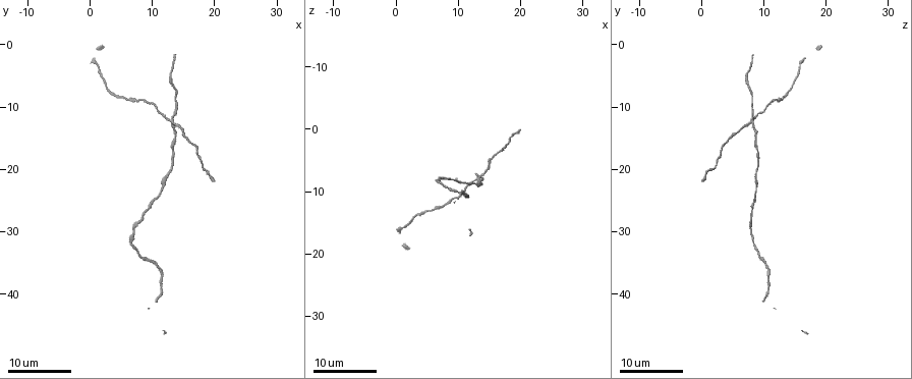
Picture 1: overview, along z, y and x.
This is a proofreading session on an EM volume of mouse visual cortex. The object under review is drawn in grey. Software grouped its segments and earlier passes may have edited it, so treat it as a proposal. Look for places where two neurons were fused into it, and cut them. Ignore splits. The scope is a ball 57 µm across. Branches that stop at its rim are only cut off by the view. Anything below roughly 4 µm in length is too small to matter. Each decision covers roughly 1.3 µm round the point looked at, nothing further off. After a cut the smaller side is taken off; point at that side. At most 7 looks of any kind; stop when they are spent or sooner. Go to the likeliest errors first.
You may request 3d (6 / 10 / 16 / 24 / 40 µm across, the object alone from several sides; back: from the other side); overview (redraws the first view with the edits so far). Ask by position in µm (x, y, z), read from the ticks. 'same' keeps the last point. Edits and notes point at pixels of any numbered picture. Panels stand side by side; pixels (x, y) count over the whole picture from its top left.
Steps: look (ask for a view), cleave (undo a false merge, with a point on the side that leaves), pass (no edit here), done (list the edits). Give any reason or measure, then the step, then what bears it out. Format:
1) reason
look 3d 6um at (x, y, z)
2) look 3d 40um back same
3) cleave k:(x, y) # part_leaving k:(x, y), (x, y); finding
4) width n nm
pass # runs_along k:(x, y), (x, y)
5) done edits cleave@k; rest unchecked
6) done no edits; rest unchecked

four arms meet
look 3d 16um at (13.5, 12.5, 8.0)

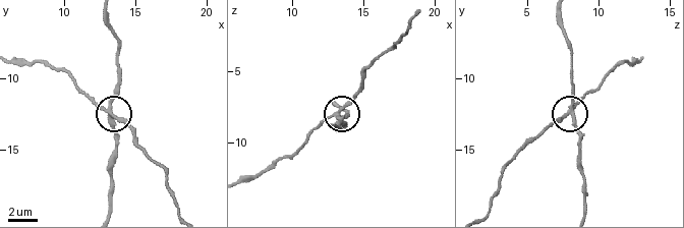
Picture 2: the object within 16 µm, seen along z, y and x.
look 3d 10um at (13.4, 12.4, 7.8)

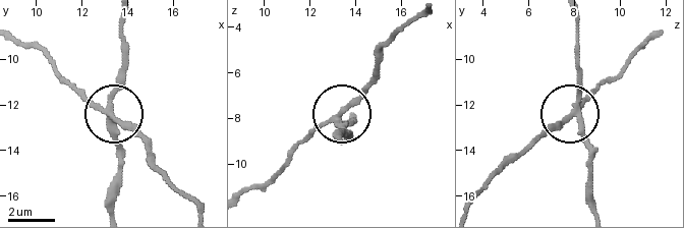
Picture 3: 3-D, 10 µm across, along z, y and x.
arms 4
cleave 3:(130, 130) # part_leaving 3:(104, 111), (42, 53), (18, 45); two neurons meet here

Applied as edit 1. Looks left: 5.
sudden change in width
look 3d 16um at (13.5, 17.5, 9.0)

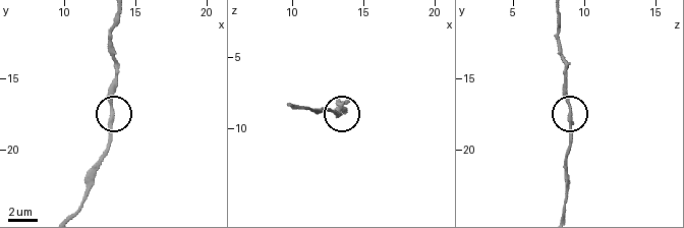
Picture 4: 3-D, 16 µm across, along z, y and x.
look 3d 10um at (13.4, 17.4, 9.0)

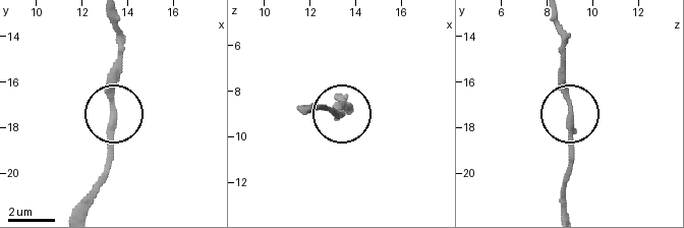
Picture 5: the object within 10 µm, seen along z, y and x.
pass # runs_along 5:(82, 207), (106, 161), (117, 34); all the same neuron

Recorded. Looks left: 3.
redraw
look overview

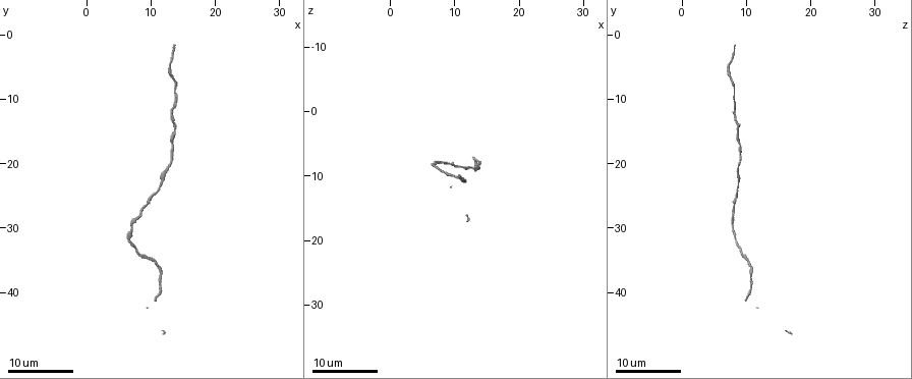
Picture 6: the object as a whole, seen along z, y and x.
look 3d 16um at (11.5, 22.0, 9.0)

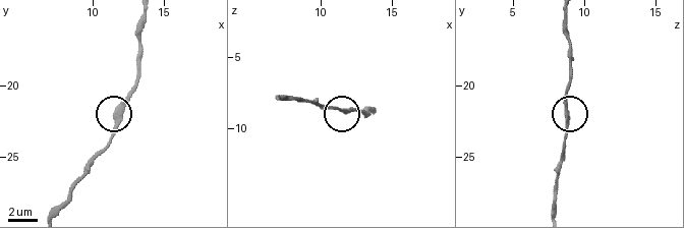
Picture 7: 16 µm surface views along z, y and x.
look 3d 6um at (11.6, 22.2, 8.6)

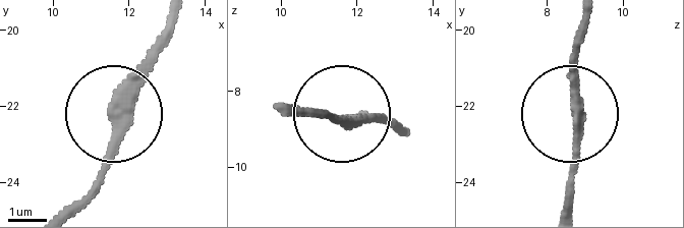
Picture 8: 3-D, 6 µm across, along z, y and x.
pass # runs_along 8:(126, 107), (110, 107), (166, 42); one neuron here

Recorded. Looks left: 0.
done edits cleave@3; rest unchecked

